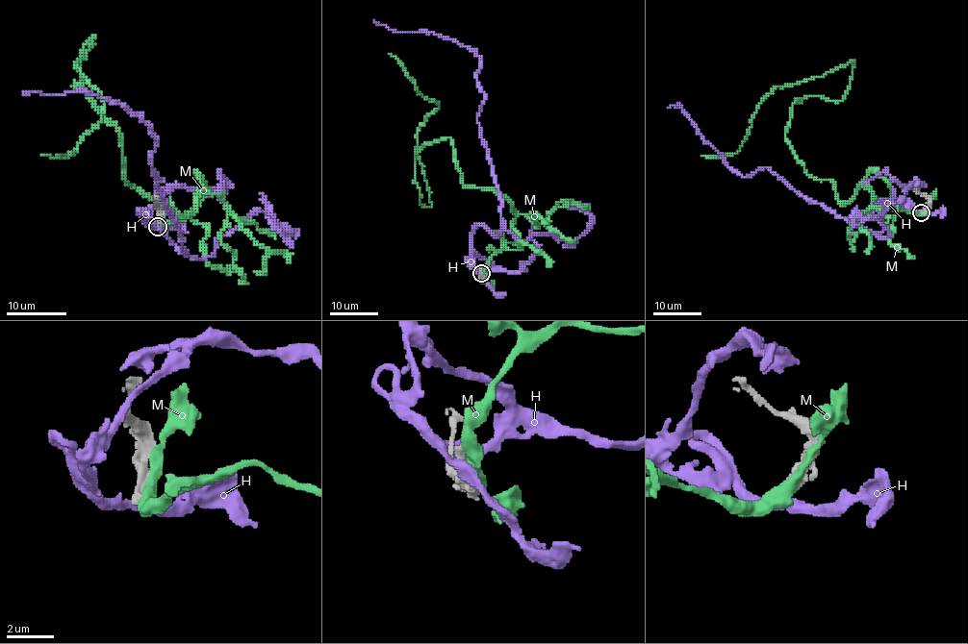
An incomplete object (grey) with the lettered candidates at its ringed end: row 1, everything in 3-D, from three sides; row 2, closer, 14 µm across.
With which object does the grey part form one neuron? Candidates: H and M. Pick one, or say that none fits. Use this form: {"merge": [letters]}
{"merge": []}

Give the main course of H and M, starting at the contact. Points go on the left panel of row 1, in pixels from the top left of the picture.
H: (157, 227), (145, 210), (182, 249), (151, 165), (157, 138), (139, 114), (94, 93), (22, 93)
M: (160, 221), (205, 182), (176, 213), (122, 176), (73, 83), (92, 36), (76, 62), (103, 113), (41, 154)

